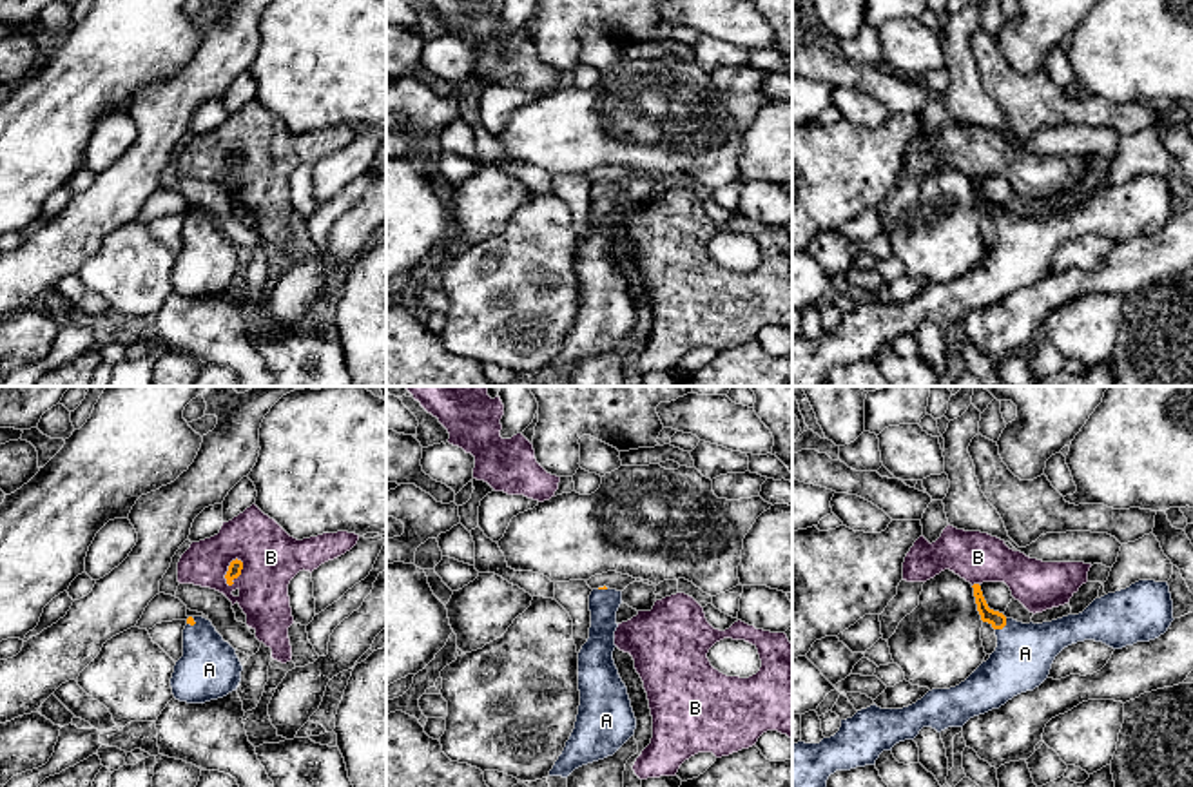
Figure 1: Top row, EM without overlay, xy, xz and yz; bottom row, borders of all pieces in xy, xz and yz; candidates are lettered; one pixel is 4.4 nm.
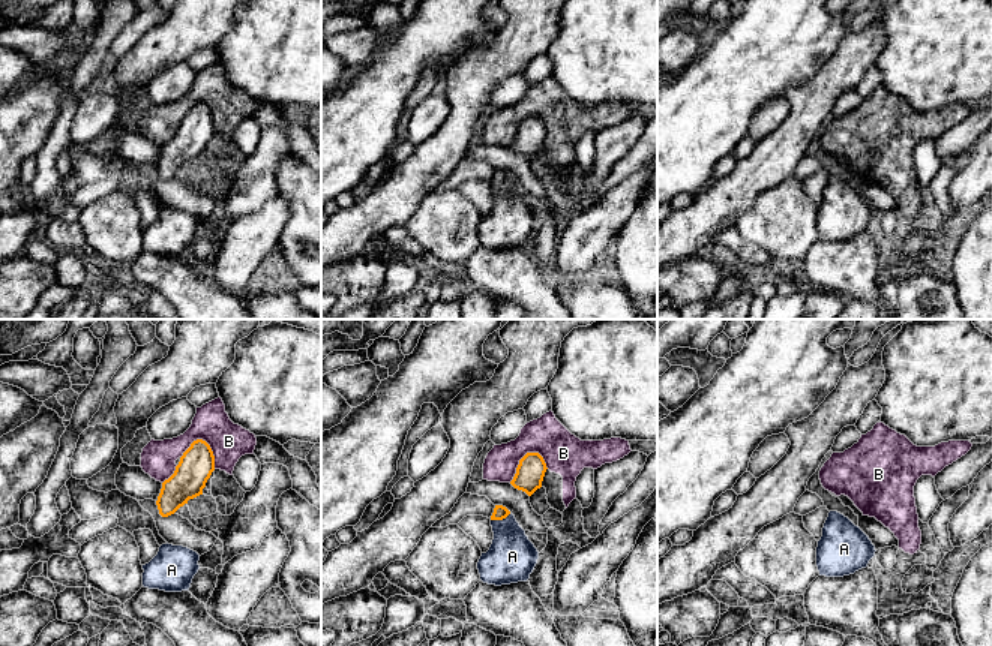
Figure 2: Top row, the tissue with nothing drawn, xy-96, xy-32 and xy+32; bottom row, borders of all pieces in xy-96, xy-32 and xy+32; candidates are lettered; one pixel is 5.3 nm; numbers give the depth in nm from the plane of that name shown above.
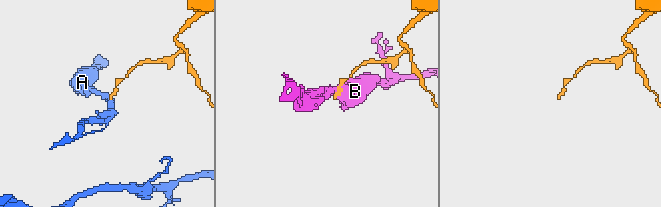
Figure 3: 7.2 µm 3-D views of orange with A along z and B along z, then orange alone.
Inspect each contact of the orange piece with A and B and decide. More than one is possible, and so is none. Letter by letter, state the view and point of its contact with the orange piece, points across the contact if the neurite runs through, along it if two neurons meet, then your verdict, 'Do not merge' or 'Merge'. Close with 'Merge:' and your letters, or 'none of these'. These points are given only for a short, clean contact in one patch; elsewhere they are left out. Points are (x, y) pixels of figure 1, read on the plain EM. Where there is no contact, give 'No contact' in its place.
A: Touches orange at yz (1003, 220). Path across: yz (998, 214), (1003, 220), (1025, 247). Merge
B: Touches orange at xy (227, 165). Do not merge
Merge: A

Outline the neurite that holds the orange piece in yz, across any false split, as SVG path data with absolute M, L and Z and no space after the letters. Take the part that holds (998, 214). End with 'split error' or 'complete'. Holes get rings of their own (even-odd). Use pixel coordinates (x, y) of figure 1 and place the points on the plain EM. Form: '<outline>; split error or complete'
M1139 174L1126 183L1095 192L1082 207L1043 218L1023 218L988 201L981 180L974 190L983 216L995 223L997 241L965 276L950 283L932 283L903 303L881 303L876 297L841 314L839 325L820 337L792 337L792 386L825 386L827 374L836 364L874 359L883 345L905 334L914 334L923 321L937 326L963 321L970 312L999 303L1014 290L1033 285L1050 268L1055 250L1068 239L1095 234L1113 243L1149 236L1168 225L1173 212L1173 194L1168 176Z; split error

